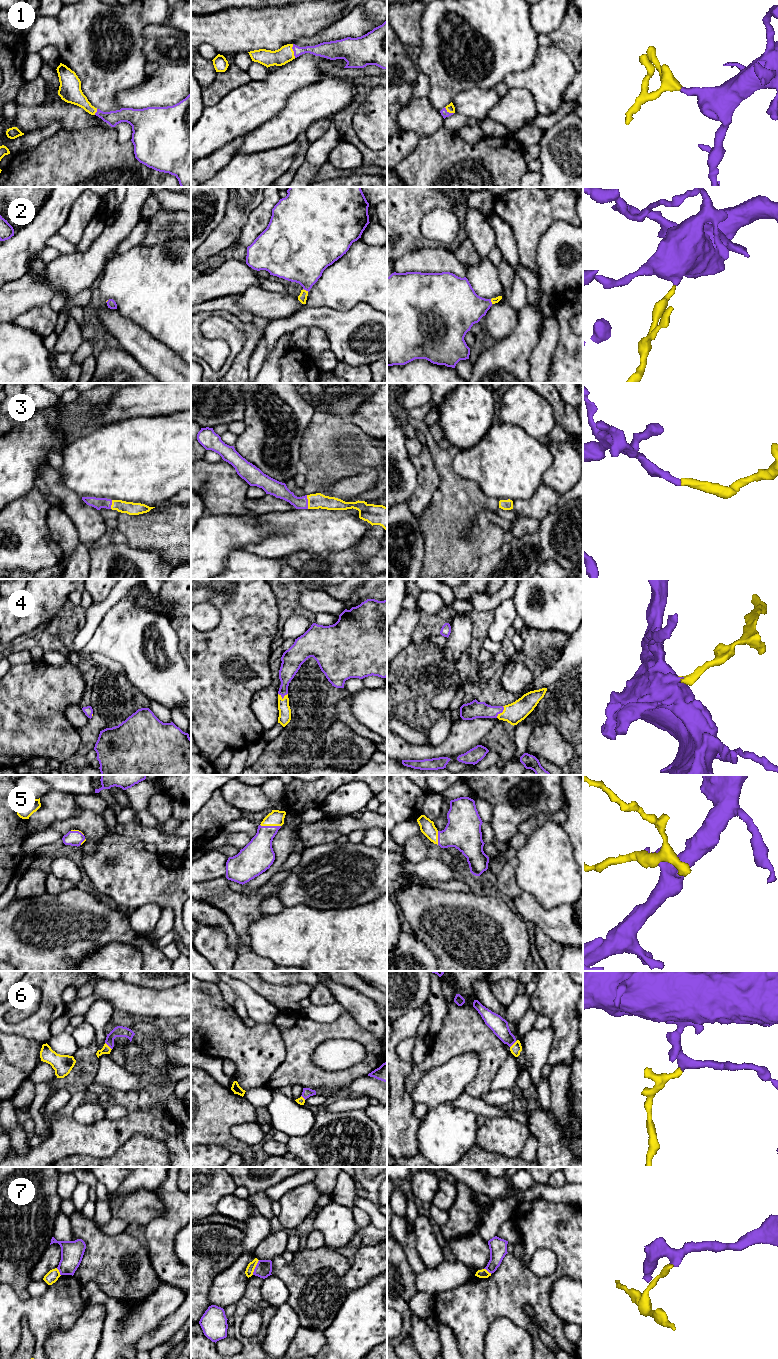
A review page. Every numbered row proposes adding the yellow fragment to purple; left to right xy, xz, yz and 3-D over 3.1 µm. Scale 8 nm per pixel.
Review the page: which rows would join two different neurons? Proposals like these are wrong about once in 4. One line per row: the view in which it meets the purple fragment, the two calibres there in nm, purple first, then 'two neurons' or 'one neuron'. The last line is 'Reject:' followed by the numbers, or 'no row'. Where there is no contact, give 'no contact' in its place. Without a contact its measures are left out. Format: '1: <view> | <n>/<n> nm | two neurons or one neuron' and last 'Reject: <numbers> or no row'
1: xz | 120/140 nm | one neuron
2: xz | 380/70 nm | one neuron
3: xz | 120/130 nm | one neuron
4: yz | 140/170 nm | one neuron
5: xz | 240/130 nm | one neuron
6: xy | 90/70 nm | one neuron
7: xz | 140/70 nm | two neurons
Reject: 7

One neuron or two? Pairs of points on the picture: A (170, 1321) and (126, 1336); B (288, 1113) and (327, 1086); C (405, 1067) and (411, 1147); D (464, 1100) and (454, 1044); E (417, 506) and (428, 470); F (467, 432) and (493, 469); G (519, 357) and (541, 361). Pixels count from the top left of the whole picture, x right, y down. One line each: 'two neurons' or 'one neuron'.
A: two neurons
B: two neurons
C: one neuron
D: two neurons
E: one neuron
F: two neurons
G: two neurons

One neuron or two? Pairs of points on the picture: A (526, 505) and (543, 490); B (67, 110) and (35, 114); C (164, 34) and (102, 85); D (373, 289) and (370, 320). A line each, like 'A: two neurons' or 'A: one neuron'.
A: one neuron
B: one neuron
C: two neurons
D: two neurons

